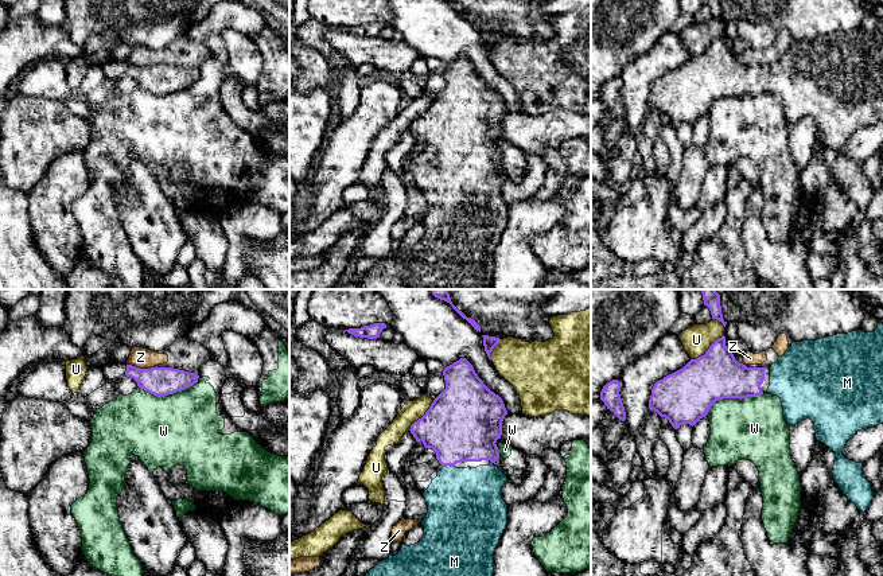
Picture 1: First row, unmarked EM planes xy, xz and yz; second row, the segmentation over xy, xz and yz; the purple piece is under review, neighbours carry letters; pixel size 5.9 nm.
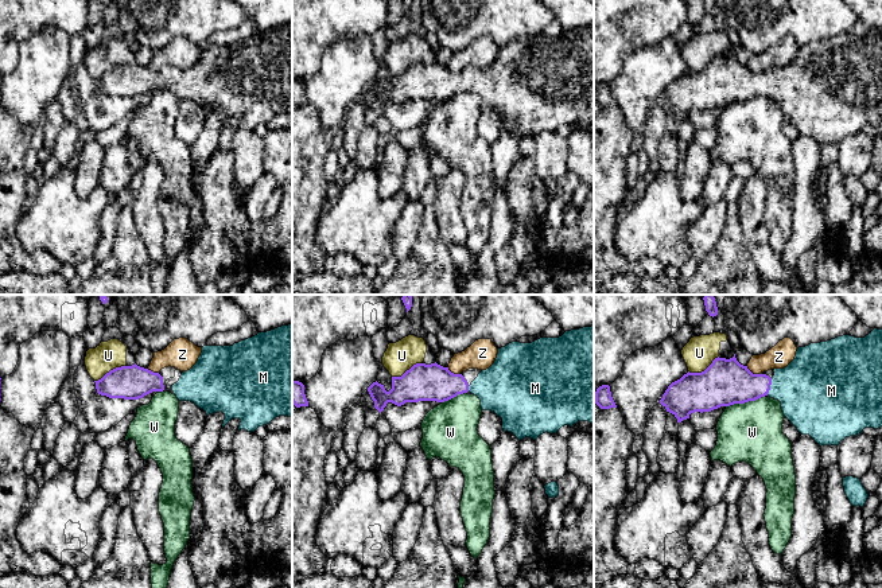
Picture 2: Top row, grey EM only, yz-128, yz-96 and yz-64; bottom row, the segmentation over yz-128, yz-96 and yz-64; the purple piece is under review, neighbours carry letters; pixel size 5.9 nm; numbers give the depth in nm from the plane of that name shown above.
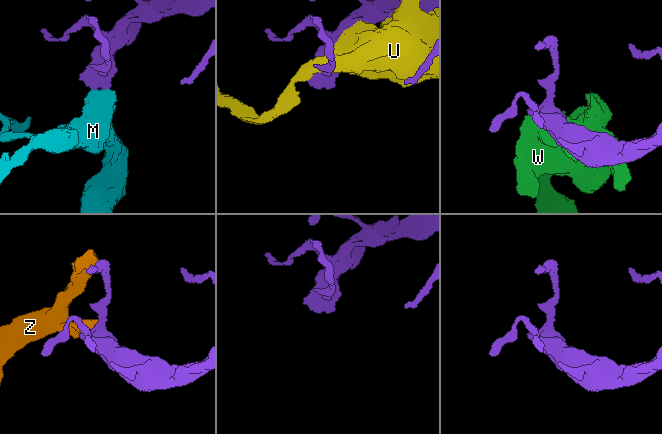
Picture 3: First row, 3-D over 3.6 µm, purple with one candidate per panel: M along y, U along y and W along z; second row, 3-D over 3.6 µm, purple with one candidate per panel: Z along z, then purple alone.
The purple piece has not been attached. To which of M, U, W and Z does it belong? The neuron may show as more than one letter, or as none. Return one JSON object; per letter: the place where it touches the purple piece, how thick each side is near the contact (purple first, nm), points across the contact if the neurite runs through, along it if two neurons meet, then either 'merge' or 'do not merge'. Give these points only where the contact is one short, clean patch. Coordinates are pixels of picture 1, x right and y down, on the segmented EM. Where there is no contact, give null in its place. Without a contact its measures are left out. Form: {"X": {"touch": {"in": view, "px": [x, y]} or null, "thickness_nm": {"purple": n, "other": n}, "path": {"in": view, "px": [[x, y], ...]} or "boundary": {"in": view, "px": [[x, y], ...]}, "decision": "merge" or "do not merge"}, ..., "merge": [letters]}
{"M": {"touch": {"in": "xz", "px": [448, 464]}, "thickness_nm": {"purple": 440, "other": 440}, "path": {"in": "xz", "px": [[461, 425], [448, 452], [448, 464], [448, 478], [463, 504]]}, "decision": "merge"}, "U": {"touch": {"in": "yz", "px": [707, 350]}, "thickness_nm": {"purple": 280, "other": 170}, "decision": "do not merge"}, "W": {"touch": {"in": "yz", "px": [731, 397]}, "thickness_nm": {"purple": 300, "other": 380}, "decision": "do not merge"}, "Z": {"touch": {"in": "xy", "px": [139, 368]}, "thickness_nm": {"purple": 180, "other": 120}, "boundary": {"in": "xy", "px": [[127, 364], [152, 368]]}, "decision": "do not merge"}, "merge": ["M"]}

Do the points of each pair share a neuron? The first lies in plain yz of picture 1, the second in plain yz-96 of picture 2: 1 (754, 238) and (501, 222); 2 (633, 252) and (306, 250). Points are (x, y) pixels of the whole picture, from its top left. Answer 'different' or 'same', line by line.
1: different
2: different

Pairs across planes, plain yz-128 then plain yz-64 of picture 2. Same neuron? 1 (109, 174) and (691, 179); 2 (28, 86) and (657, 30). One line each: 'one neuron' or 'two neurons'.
1: two neurons
2: two neurons

